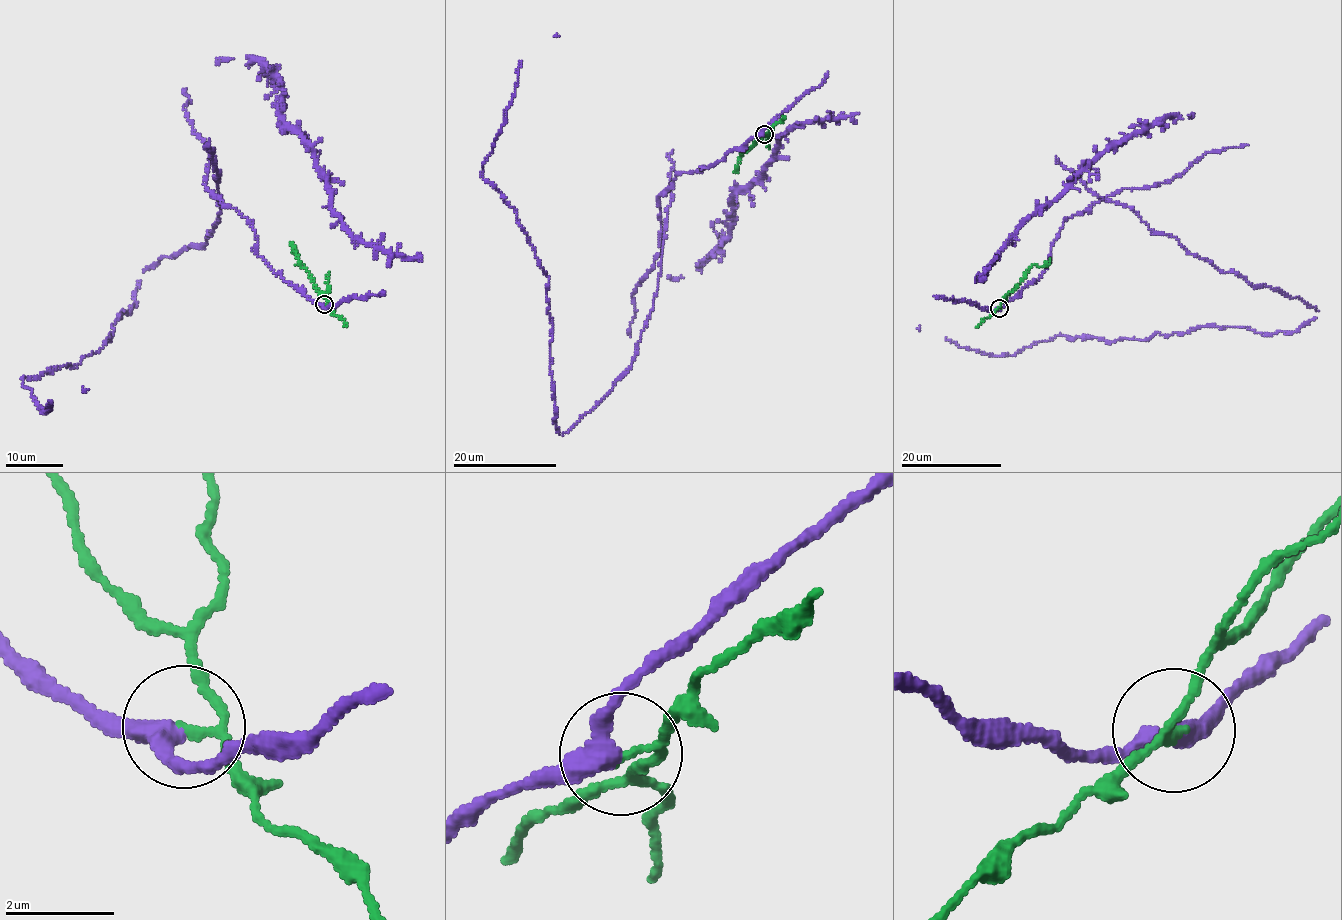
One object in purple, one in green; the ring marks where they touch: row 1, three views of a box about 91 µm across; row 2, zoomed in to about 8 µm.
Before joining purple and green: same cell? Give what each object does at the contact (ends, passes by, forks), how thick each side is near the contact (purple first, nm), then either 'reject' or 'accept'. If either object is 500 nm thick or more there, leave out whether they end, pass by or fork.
purple passes by; green passes by; 320 nm thick on the purple side, 110 nm on the other; reject

